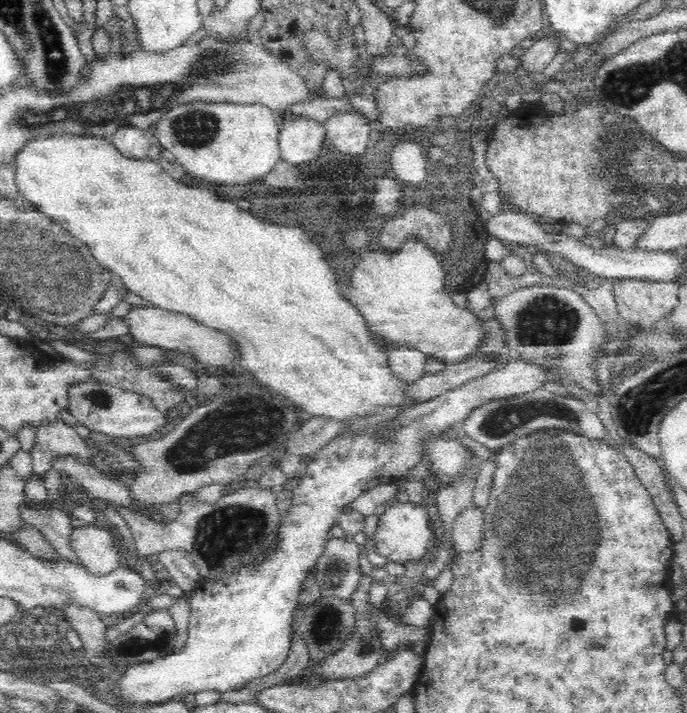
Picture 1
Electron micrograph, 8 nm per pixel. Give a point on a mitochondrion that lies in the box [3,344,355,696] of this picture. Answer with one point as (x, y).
(243, 431)

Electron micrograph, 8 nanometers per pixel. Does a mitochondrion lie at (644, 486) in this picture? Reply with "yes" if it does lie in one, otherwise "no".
no

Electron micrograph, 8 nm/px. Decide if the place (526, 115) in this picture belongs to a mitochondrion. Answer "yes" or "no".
no

